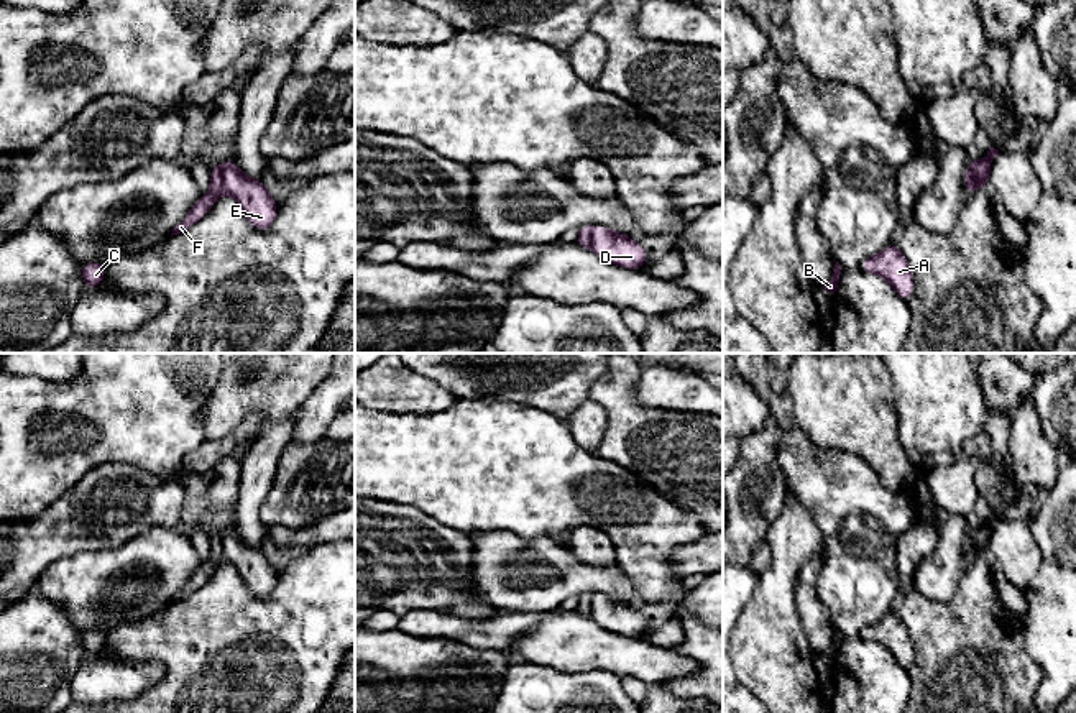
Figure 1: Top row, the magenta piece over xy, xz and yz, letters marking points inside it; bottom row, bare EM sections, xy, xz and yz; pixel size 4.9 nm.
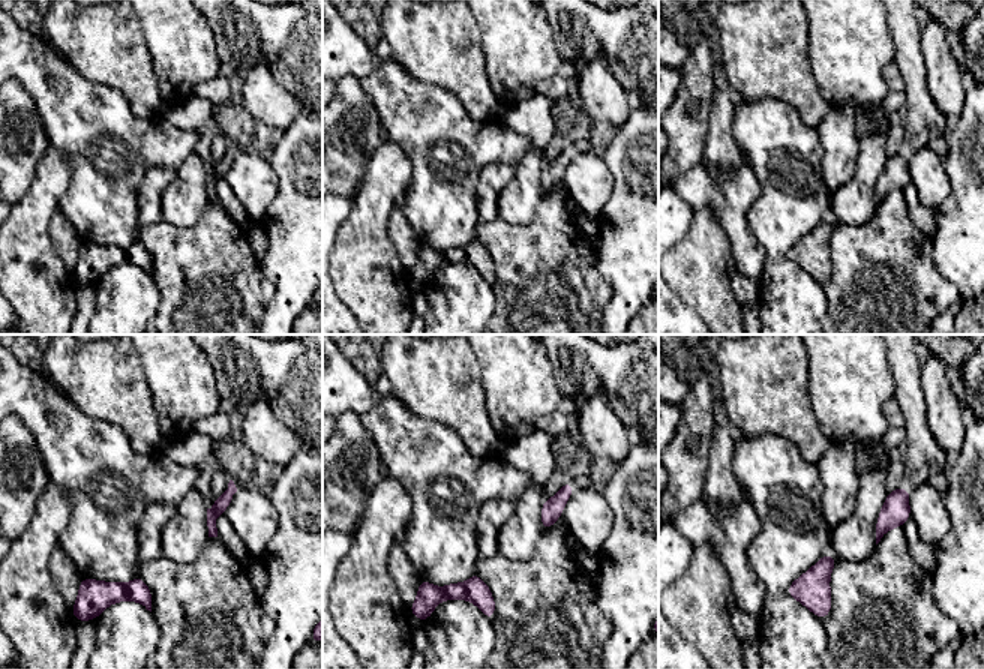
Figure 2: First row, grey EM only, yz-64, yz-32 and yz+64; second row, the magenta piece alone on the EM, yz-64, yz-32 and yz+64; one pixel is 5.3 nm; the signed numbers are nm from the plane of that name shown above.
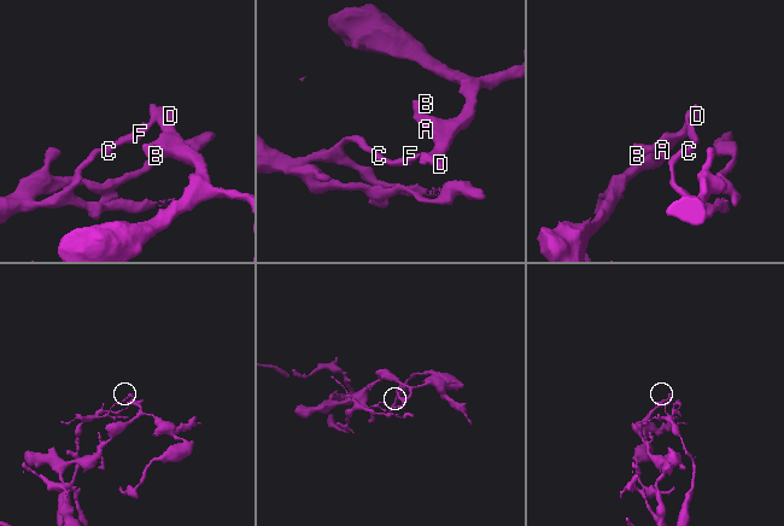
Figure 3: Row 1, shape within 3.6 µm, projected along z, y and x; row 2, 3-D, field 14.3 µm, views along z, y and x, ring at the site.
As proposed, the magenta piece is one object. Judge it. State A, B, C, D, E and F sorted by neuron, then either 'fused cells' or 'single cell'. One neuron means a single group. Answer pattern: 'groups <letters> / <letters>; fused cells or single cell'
groups A B D E / C F; fused cells

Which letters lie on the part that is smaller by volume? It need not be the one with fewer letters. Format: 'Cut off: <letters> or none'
Cut off: C, F

